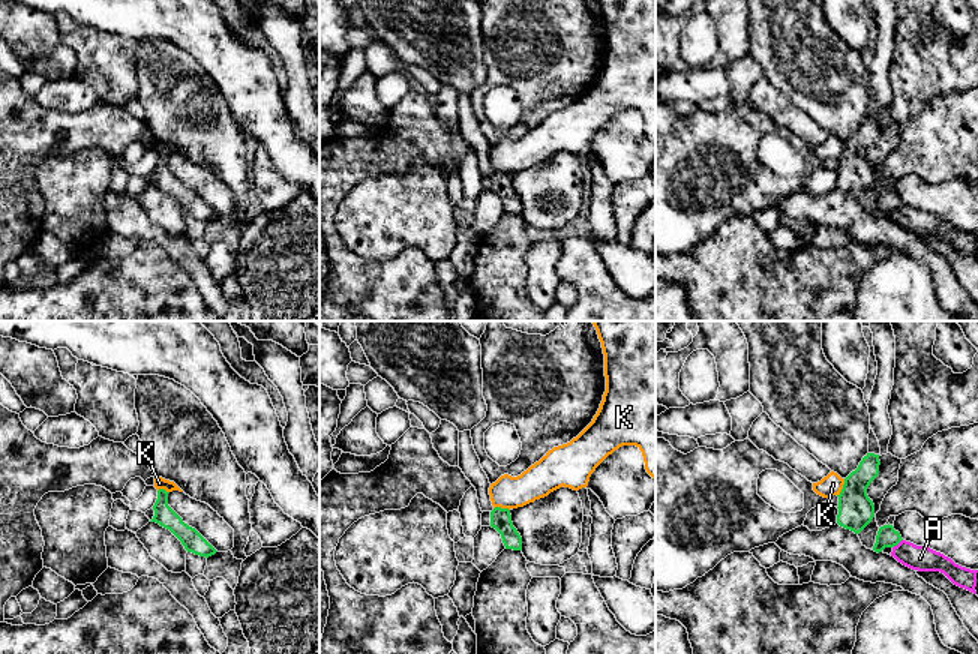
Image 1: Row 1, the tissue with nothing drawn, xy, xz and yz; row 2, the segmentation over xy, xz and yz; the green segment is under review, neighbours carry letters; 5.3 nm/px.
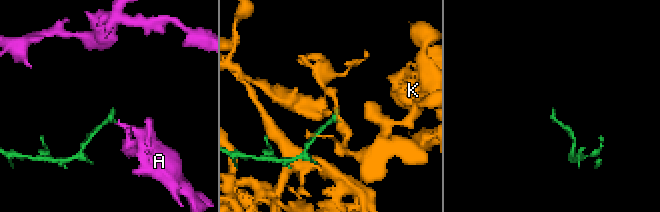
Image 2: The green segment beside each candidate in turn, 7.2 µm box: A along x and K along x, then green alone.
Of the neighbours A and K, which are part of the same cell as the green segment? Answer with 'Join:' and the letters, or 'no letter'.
Join: no letter

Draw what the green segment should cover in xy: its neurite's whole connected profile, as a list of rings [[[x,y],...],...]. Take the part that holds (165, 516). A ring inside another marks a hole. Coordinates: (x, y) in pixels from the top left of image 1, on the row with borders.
[[[165,489],[158,490],[158,500],[153,506],[154,516],[150,522],[156,522],[170,530],[188,552],[206,558],[214,555],[218,550],[195,528],[184,524],[183,519],[168,506],[168,494],[170,492]]]

